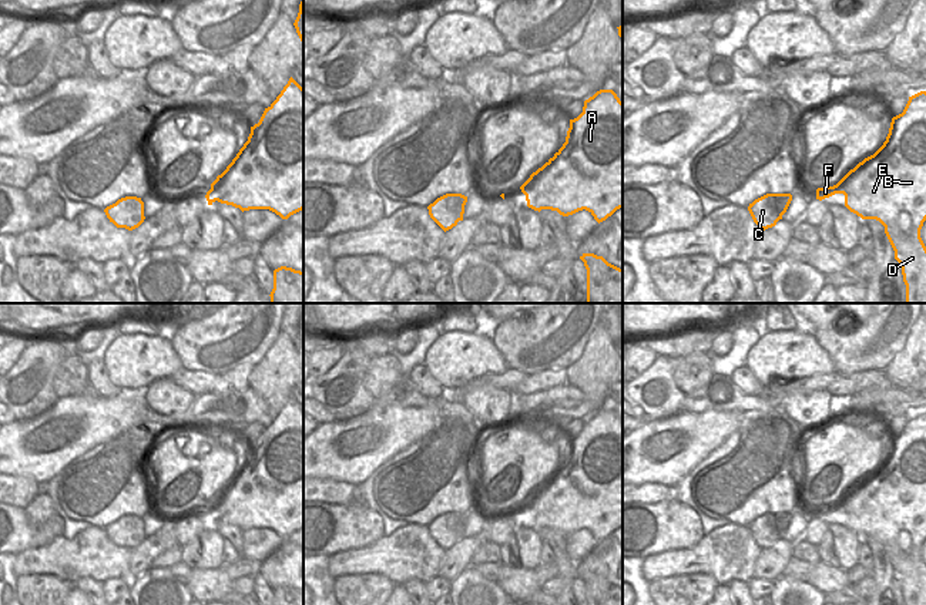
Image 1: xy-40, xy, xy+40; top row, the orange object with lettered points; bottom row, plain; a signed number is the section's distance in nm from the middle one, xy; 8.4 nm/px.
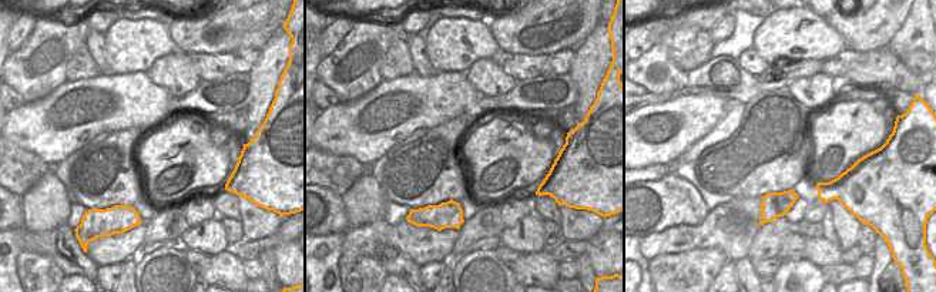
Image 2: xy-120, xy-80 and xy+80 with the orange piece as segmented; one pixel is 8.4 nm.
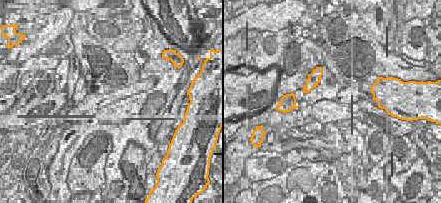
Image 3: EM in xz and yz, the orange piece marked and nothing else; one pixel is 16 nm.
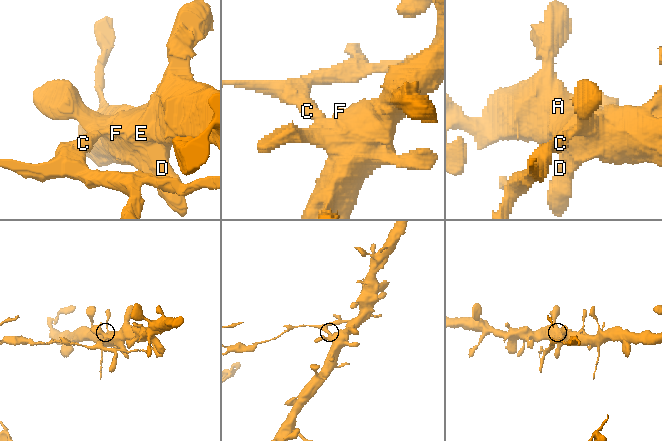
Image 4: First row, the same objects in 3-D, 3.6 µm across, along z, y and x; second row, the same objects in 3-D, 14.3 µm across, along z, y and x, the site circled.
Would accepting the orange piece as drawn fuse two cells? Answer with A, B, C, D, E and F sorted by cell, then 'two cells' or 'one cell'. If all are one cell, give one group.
A B D E F / C; two cells

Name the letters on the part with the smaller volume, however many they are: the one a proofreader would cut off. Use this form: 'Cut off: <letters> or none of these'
Cut off: C

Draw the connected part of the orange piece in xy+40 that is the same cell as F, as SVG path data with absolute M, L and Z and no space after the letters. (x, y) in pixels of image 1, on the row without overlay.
M926 410L912 416L902 433L892 437L883 464L870 475L850 488L836 504L818 507L816 518L822 520L835 512L845 514L845 525L862 538L876 538L885 545L885 552L895 569L895 578L902 585L906 605L926 605L926 565L920 548L926 540Z

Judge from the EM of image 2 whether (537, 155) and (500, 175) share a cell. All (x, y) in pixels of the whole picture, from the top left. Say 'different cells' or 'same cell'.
same cell

